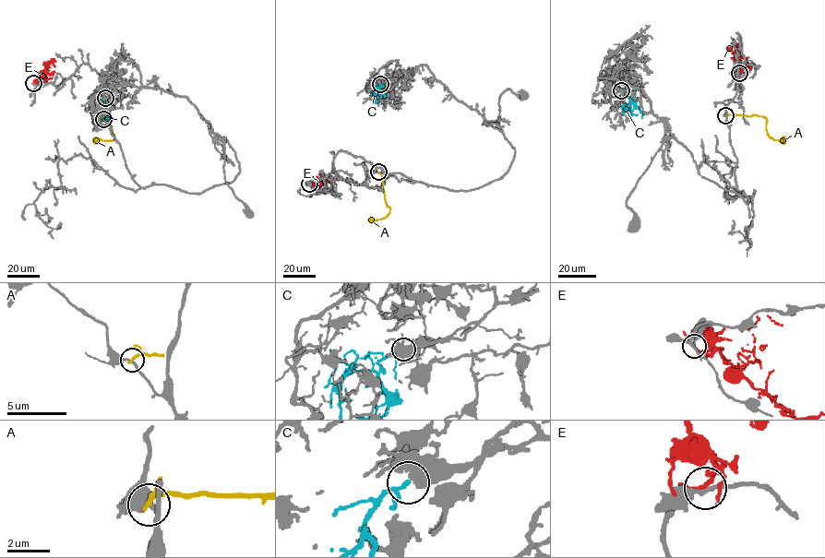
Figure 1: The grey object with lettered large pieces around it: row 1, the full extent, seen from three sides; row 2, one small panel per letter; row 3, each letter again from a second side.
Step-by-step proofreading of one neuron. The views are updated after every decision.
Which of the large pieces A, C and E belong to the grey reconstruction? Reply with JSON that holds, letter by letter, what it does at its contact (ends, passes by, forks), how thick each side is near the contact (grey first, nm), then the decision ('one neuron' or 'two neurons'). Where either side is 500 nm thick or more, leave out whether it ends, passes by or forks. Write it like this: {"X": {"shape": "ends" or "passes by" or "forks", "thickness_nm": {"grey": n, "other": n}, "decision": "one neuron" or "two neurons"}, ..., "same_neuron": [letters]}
{"A": {"shape": "passes by", "thickness_nm": {"grey": 220, "other": 170}, "decision": "two neurons"}, "C": {"shape": "passes by", "thickness_nm": {"grey": 480, "other": 170}, "decision": "one neuron"}, "E": {"shape": "passes by", "thickness_nm": {"grey": 240, "other": 170}, "decision": "two neurons"}, "same_neuron": ["C"]}

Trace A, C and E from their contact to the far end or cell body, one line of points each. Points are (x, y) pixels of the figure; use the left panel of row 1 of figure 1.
A: (103, 119), (111, 121), (113, 139), (92, 141)
C: (104, 98), (96, 102), (104, 119)
E: (33, 84), (41, 72), (44, 73), (51, 63), (55, 62)

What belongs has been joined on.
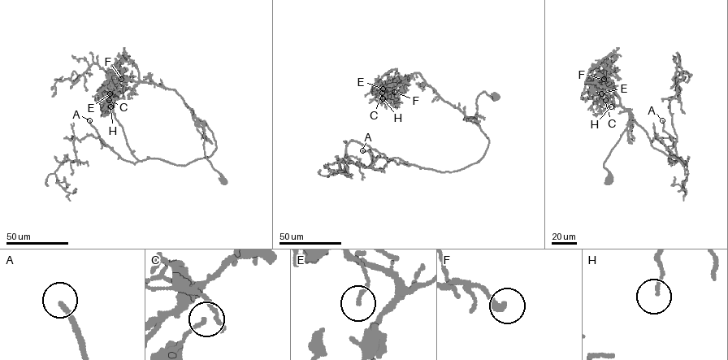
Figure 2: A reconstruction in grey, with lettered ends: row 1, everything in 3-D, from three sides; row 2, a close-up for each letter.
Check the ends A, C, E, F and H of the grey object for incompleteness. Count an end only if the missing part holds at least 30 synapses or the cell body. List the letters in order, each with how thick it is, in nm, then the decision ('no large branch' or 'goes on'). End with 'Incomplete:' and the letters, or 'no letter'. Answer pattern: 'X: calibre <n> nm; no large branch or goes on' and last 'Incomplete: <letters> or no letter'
A: calibre 240 nm; goes on
C: calibre 100 nm; no large branch
E: calibre 120 nm; no large branch
F: calibre 280 nm; goes on
H: calibre 120 nm; no large branch
Incomplete: A, F

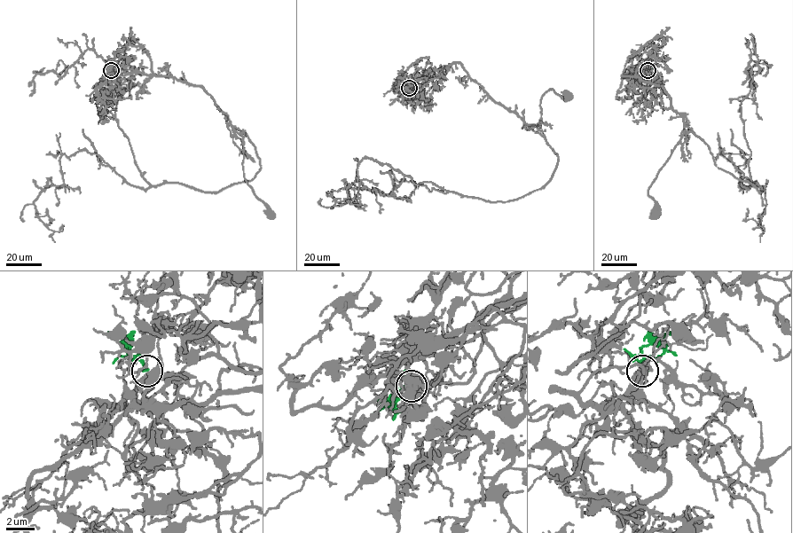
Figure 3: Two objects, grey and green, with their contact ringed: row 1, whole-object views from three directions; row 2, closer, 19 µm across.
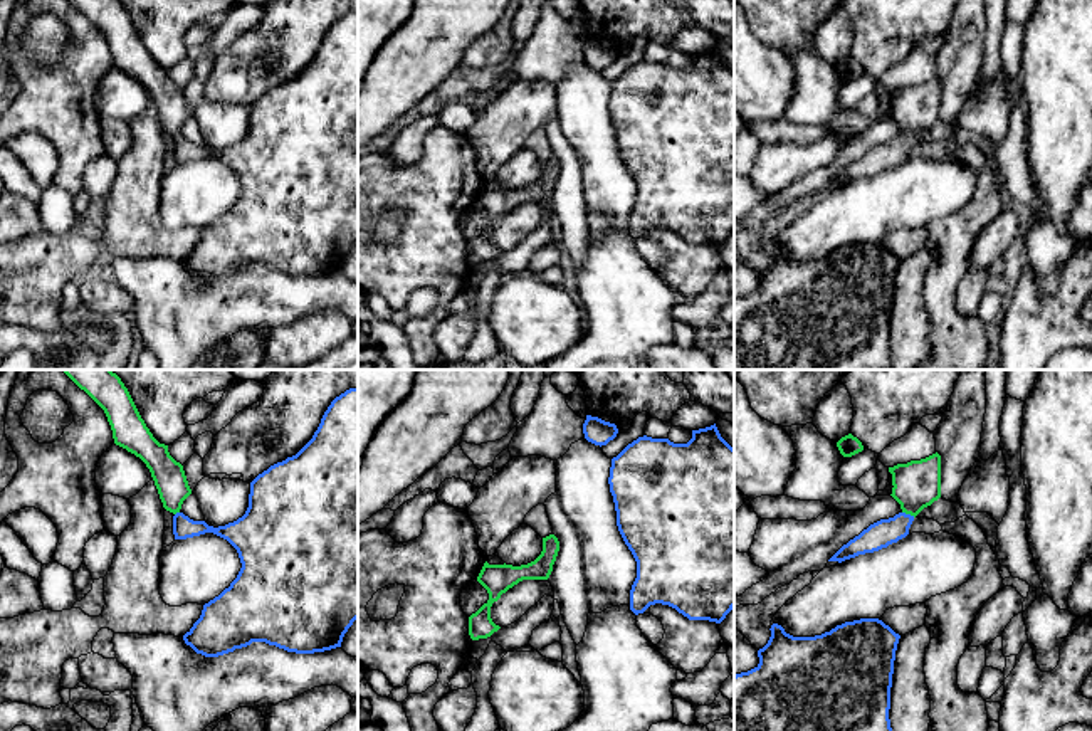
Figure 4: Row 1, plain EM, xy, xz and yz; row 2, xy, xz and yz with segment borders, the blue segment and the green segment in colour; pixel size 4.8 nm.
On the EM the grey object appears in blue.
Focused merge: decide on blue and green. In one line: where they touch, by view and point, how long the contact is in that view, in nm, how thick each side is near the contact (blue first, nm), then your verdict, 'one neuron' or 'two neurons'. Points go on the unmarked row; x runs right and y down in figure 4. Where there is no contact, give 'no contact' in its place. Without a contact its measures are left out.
yz (909, 138) | 70 nm | 130/220 nm | one neuron

